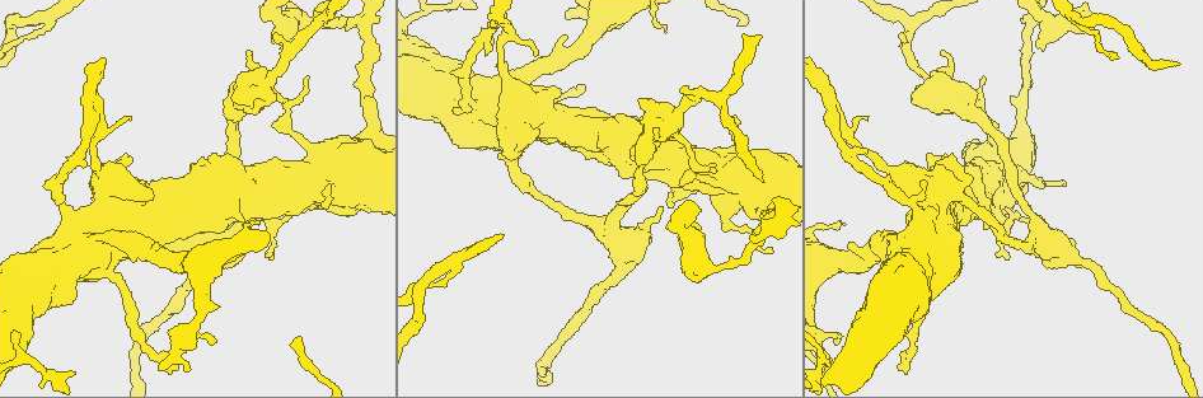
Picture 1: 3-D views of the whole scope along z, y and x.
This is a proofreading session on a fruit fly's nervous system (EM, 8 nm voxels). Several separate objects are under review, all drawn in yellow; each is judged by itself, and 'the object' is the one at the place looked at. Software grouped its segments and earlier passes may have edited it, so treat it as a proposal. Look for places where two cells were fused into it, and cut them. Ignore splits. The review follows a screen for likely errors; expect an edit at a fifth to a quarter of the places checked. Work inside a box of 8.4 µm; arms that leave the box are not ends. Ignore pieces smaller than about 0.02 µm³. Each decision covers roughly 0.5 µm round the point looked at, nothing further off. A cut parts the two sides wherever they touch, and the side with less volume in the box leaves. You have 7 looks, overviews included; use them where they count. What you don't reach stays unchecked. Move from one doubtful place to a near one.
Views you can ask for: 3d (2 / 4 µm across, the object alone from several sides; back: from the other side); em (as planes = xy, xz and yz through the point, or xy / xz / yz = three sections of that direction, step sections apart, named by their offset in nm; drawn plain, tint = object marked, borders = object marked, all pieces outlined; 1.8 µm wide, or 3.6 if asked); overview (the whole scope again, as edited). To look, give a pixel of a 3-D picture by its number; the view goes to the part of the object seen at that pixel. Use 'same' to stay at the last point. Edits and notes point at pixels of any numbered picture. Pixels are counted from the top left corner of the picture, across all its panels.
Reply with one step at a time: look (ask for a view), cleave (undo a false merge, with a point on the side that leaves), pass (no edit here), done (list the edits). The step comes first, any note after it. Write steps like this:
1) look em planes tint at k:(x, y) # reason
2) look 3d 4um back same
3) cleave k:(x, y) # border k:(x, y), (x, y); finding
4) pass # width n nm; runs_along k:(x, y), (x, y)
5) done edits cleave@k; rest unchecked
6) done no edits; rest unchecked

look em planes tint at 1:(827, 363) # thick turns thin

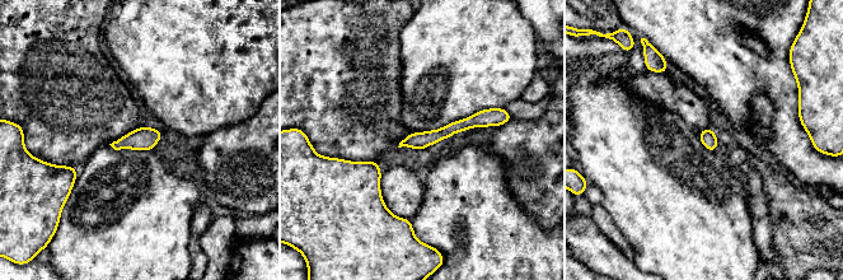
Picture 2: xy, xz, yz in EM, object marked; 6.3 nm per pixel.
pass # continuous, no second cell

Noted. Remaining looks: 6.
look em planes tint at 1:(47, 15) # side arm on a straight run

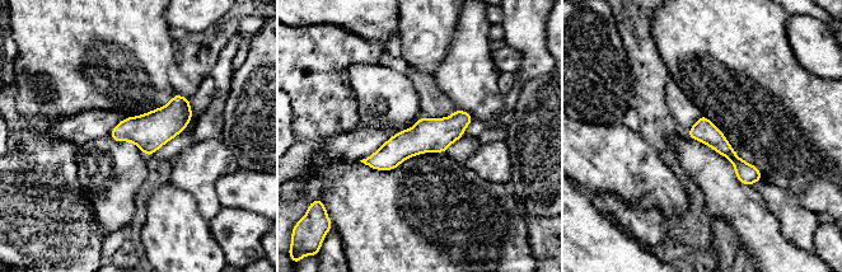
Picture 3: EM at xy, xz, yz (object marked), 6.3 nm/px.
cleave 3:(747, 173) # border 3:(734, 151), (728, 158); a second cell is stuck on

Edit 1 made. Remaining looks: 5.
look em xz step 4 tint at 1:(669, 126) # side arm on a straight run

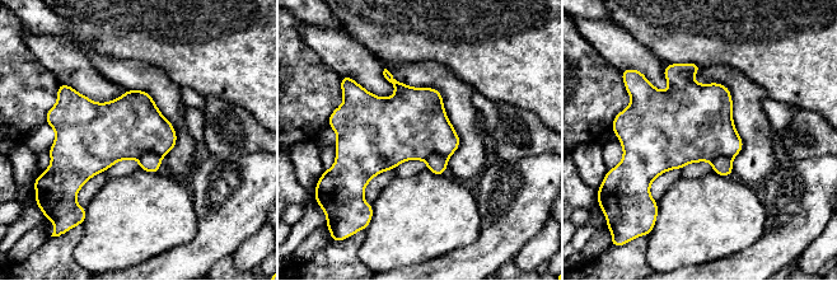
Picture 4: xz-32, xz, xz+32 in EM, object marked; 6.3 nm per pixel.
look em planes tint same # cut it another way

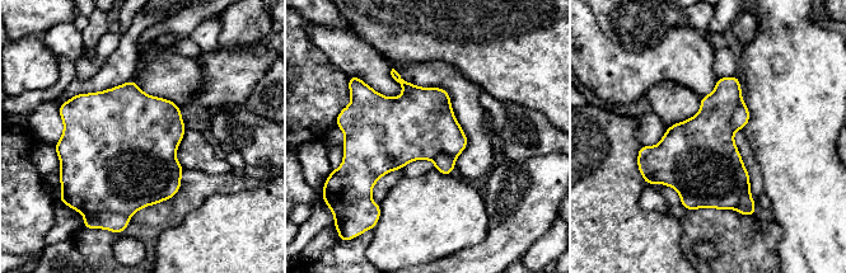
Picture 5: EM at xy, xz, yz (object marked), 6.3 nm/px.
pass # all the same cell

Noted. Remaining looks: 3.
done edits cleave@3; rest unchecked

